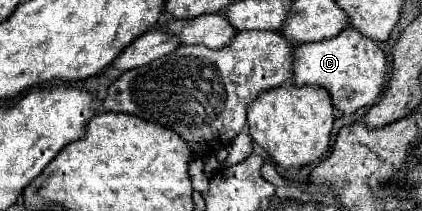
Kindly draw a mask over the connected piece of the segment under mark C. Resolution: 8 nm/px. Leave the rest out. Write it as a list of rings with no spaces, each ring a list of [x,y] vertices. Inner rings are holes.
[[[349,26],[323,42],[299,44],[293,52],[291,82],[297,86],[325,88],[333,100],[333,106],[341,114],[353,114],[355,110],[373,104],[381,94],[381,88],[387,82],[387,60],[377,42],[359,36],[359,32]]]

